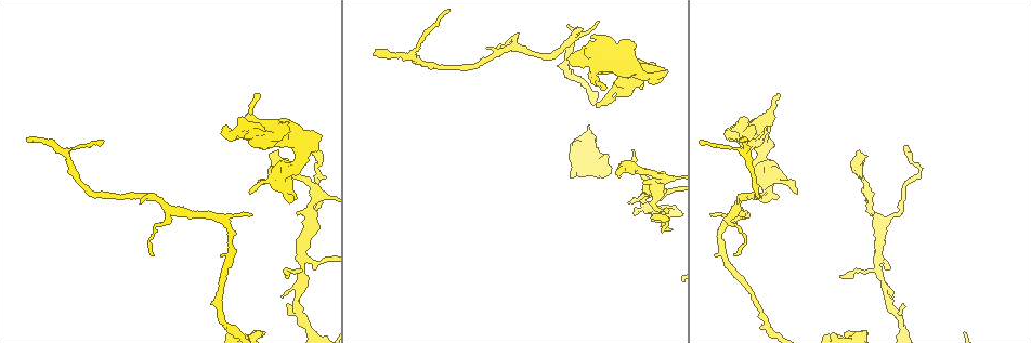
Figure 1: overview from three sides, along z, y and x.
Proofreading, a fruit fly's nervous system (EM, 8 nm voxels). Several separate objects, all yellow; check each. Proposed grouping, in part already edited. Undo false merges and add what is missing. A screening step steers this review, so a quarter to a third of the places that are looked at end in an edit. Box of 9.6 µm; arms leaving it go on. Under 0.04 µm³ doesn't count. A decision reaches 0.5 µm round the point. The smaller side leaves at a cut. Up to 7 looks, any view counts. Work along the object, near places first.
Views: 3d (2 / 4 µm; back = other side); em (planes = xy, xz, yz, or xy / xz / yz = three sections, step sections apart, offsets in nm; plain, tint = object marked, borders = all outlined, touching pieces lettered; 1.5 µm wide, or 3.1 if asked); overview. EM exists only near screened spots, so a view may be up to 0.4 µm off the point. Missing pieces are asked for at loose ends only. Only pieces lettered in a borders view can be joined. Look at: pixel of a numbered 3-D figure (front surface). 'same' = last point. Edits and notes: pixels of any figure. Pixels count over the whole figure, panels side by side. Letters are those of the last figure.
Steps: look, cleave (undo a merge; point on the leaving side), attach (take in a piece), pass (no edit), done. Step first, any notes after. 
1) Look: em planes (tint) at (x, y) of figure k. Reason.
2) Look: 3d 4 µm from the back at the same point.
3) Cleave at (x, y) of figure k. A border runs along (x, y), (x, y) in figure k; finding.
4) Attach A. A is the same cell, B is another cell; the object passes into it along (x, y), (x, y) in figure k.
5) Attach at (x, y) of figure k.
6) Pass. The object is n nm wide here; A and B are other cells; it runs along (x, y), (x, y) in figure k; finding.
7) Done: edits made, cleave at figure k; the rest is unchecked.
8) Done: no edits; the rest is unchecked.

Look: 3d 2 µm at (378, 51) of figure 1. Tapers out.

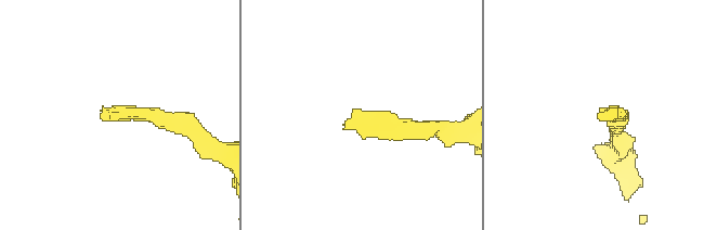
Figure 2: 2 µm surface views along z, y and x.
Look: em planes (tint) at (607, 113) of figure 2.

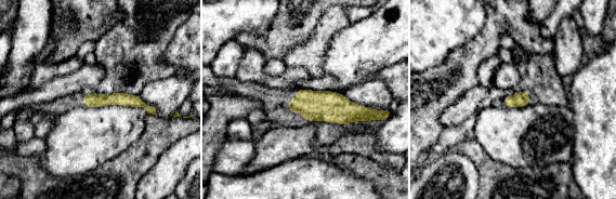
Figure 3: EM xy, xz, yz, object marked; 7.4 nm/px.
Look: em planes (borders) at the same point.

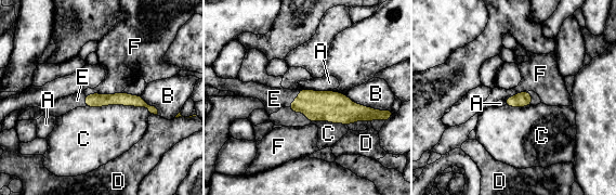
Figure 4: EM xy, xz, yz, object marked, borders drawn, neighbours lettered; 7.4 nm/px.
Attach E. The object is 110 nm wide here; E is the same cell, A, B, C, D and F are other cells; the object passes into it along (316, 105), (296, 99), (274, 99) in figure 4; the neuron continues.

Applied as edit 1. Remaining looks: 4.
Look: overview. Redraw.

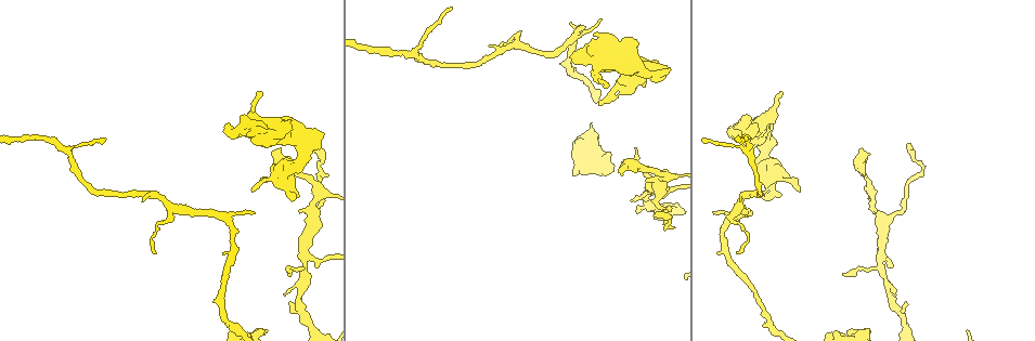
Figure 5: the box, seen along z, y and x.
Look: 3d 4 µm at (603, 86) of figure 5. Free end.

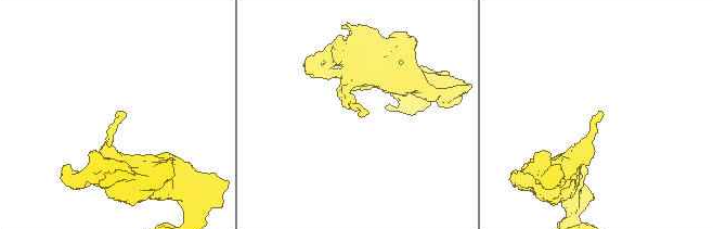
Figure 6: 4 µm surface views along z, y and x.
Look: em yz step 8 (borders) at (359, 112) of figure 6. Now the EM.

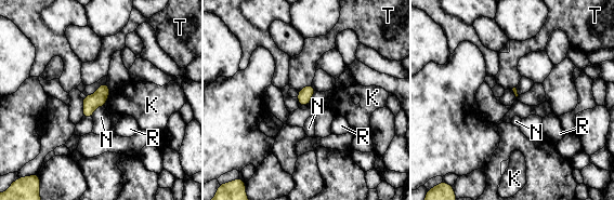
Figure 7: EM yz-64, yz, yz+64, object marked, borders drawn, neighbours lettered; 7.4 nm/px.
Pass. K, N, R and T are other cells; a border runs along (110, 92), (104, 106) in figure 7; none of them fits.

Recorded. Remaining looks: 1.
Done: edits made, attach at figure 4; the rest is unchecked.

